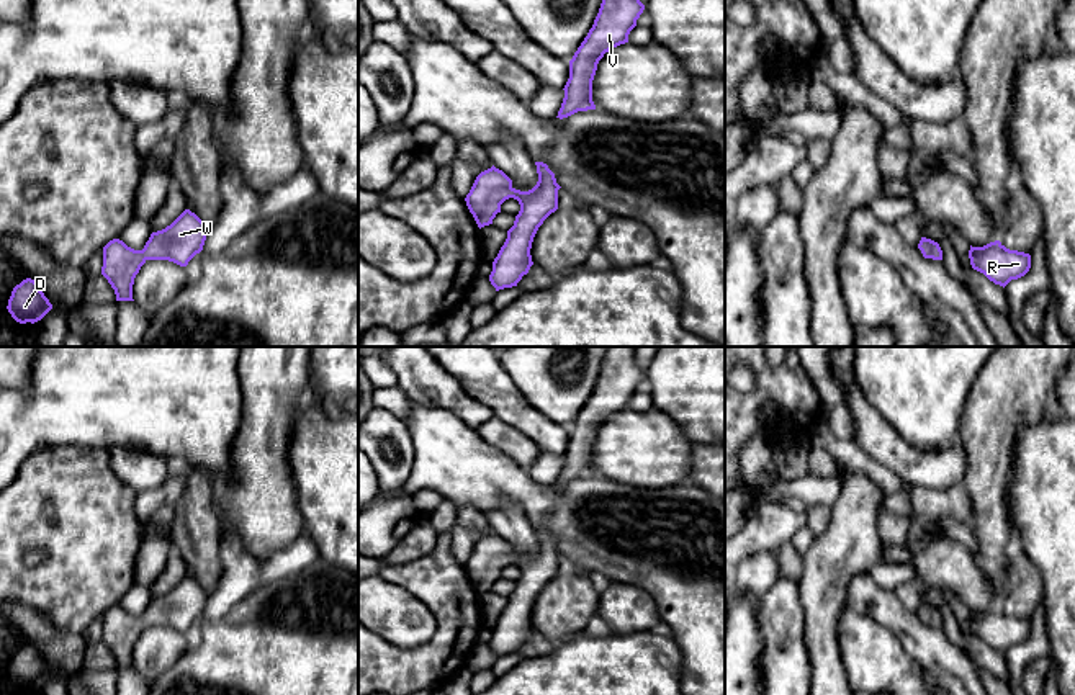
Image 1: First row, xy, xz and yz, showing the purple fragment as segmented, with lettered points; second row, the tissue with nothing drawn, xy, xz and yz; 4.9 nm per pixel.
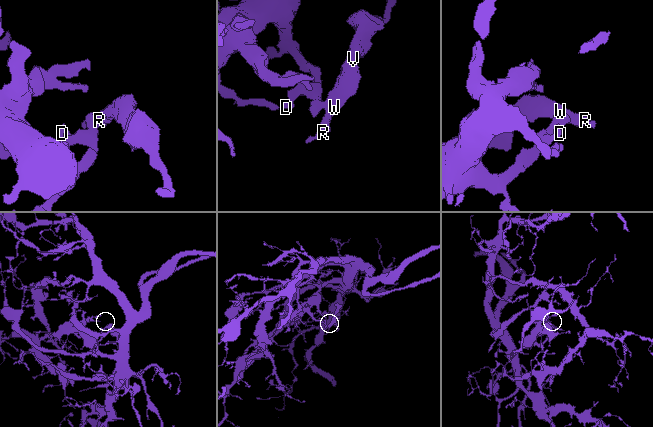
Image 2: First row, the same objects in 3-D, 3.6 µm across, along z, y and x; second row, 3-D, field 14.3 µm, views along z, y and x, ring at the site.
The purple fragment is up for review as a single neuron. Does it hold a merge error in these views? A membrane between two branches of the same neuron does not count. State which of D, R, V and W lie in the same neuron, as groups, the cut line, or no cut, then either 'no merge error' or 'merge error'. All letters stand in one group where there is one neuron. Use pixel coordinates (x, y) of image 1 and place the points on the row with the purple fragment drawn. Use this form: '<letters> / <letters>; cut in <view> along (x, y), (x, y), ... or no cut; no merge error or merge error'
D R V W; no cut; no merge error

